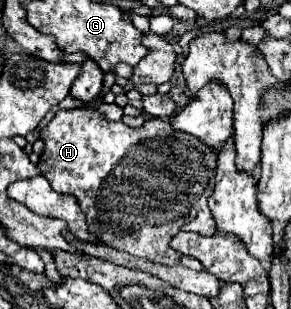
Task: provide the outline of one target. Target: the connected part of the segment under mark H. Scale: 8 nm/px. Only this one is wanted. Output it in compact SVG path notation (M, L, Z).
M91 106L59 110L43 128L41 138L45 142L45 150L37 164L41 174L51 182L55 192L73 194L79 200L79 206L87 214L91 234L95 234L103 244L151 262L203 270L203 264L199 264L199 260L171 250L169 244L181 230L199 232L203 236L217 232L211 210L207 208L207 200L211 196L211 190L215 188L217 152L211 152L207 144L191 134L175 132L169 120L165 122L165 128L161 118L149 118L143 126L129 128L123 122L103 118Z

